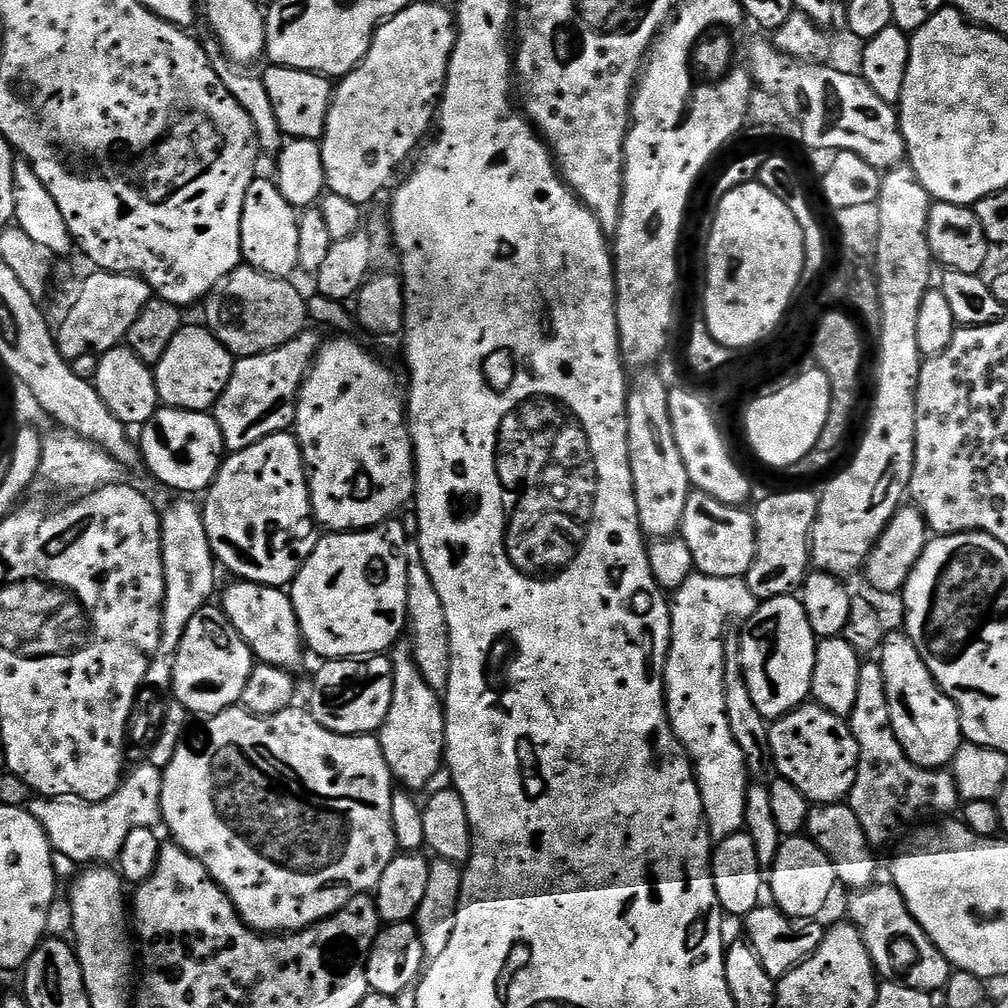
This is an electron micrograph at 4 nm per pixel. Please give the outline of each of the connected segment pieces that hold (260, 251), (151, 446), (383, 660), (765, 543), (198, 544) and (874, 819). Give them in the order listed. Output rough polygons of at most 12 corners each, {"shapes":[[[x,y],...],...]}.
{"shapes":[[[275,179],[246,190],[243,263],[291,277],[298,212]],[[161,407],[138,452],[176,494],[203,493],[226,456],[215,415]],[[387,655],[324,660],[307,711],[343,736],[379,733]],[[815,491],[776,492],[754,508],[757,601],[803,585]],[[176,498],[160,517],[164,609],[146,681],[172,689],[190,618],[209,603],[217,561],[204,514]],[[861,663],[846,797],[873,849],[955,813],[951,771],[918,766],[890,722],[879,663]]]}

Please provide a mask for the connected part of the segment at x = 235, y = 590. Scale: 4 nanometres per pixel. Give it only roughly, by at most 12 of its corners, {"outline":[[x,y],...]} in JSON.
{"outline":[[232,582],[222,607],[259,663],[306,653],[283,588]]}

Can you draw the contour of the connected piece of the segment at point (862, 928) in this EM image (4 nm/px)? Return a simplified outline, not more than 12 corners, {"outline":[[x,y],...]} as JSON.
{"outline":[[891,883],[851,893],[872,966],[939,993],[954,971]]}

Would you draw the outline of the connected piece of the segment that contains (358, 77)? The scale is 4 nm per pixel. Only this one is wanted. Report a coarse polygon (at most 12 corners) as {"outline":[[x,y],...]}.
{"outline":[[409,3],[335,85],[328,192],[367,206],[428,127],[456,17]]}

